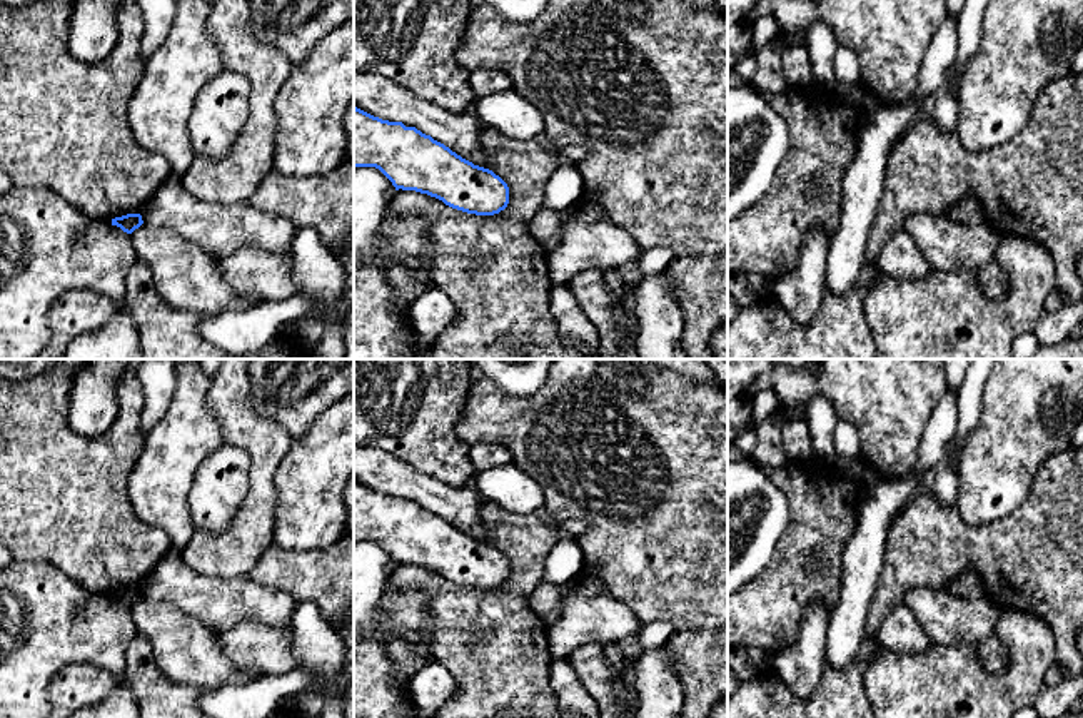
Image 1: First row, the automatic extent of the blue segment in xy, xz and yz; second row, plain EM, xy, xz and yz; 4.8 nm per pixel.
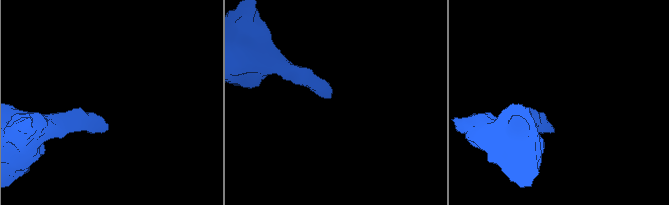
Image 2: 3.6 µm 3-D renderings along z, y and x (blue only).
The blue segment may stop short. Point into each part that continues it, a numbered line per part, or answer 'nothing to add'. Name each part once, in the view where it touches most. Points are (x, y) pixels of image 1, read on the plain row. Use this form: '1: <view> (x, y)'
nothing to add

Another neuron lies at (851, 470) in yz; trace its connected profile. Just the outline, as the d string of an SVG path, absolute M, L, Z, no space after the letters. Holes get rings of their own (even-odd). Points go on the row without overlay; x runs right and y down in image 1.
M836 459L838 471L854 484L861 486L866 473L859 459Z

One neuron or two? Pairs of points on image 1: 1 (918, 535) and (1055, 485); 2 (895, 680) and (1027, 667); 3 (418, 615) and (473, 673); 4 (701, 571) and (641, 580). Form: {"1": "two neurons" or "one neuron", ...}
{"1": "one neuron", "2": "one neuron", "3": "two neurons", "4": "one neuron"}

